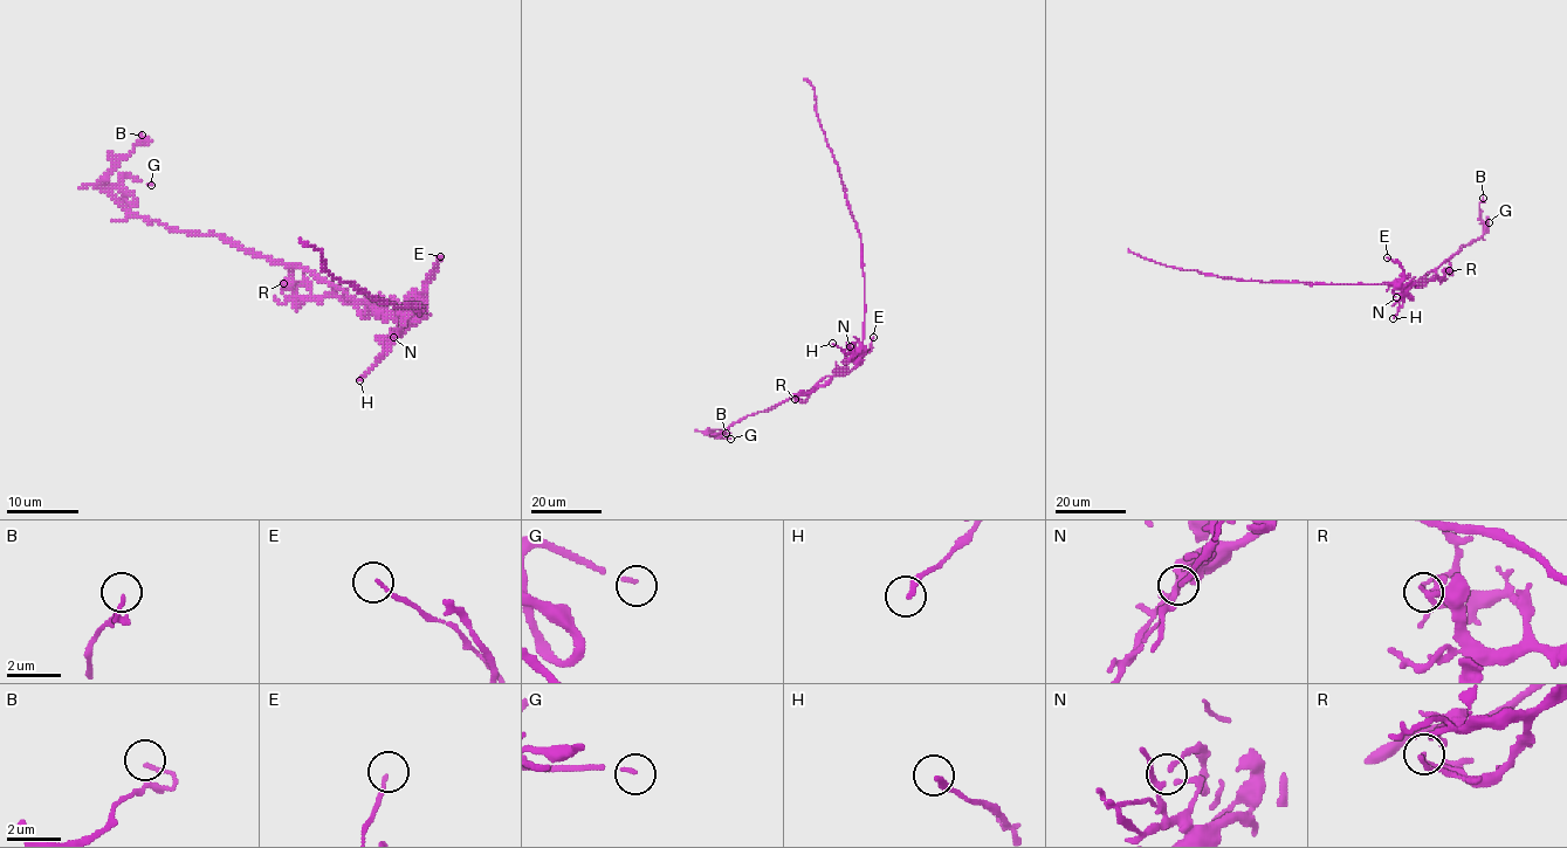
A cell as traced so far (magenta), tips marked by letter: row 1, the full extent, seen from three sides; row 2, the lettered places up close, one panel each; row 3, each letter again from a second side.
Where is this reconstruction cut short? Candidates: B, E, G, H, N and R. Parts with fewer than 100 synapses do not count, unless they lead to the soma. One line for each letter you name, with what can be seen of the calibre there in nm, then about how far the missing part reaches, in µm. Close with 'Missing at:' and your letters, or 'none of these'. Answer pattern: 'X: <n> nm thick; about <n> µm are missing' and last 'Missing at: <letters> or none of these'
G: 120 nm thick; about 25 µm are missing
Missing at: G

